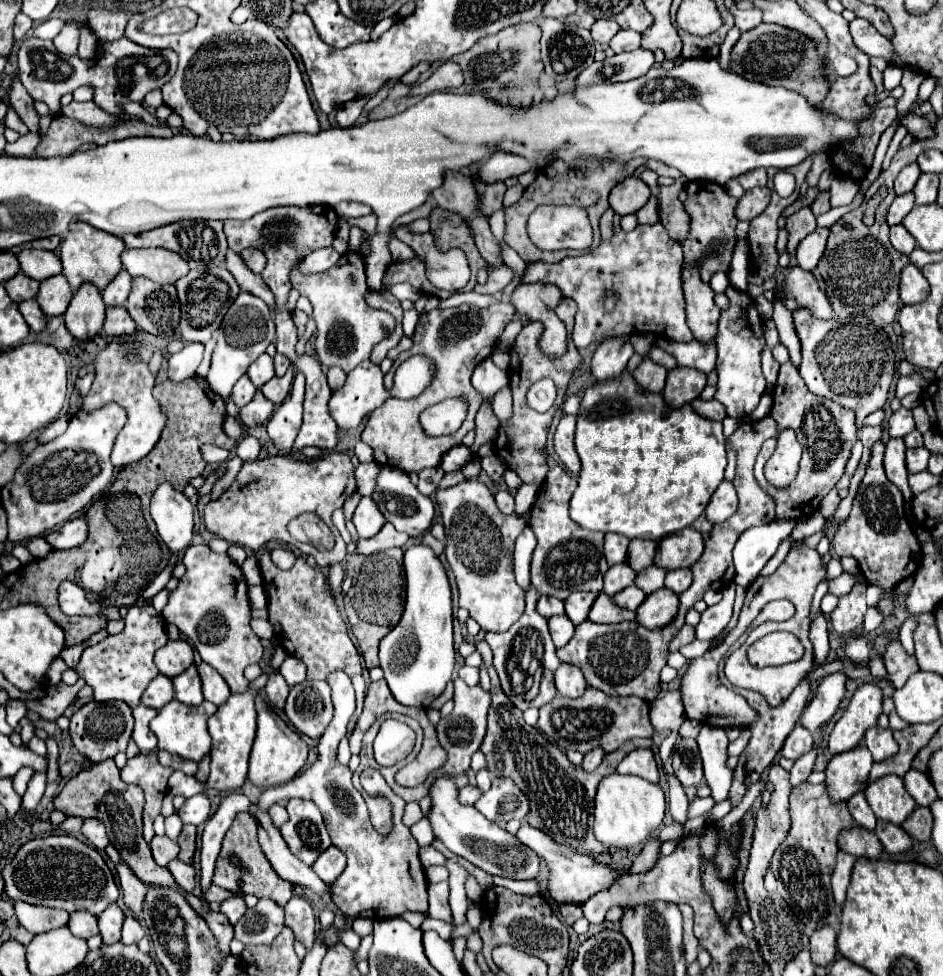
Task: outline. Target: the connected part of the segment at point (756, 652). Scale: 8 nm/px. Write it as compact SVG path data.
M772 632L760 640L756 640L748 650L748 660L756 668L778 666L800 660L804 654L800 640L790 632Z

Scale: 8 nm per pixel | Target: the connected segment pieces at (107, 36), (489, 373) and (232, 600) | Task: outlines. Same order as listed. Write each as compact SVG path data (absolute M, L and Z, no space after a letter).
M90 10L88 20L90 28L100 40L118 40L124 36L124 28L128 22L130 14L128 12L118 12L118 10Z
M486 358L484 362L476 364L472 374L472 384L482 394L484 400L490 400L500 388L508 386L508 372L500 370L492 362L492 358Z
M206 544L188 546L182 562L186 564L186 574L180 578L178 588L170 592L168 606L162 610L164 620L178 626L178 630L194 644L200 658L216 668L234 694L250 692L244 668L260 662L262 644L248 626L250 608L242 570L230 562L228 554L216 554Z

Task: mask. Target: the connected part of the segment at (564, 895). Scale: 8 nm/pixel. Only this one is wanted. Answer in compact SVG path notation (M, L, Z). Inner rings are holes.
M522 824L516 838L524 846L532 848L548 864L546 892L558 904L584 904L594 894L598 894L600 890L608 890L616 880L620 880L620 874L616 870L612 870L610 866L600 864L600 862L596 862L594 858L590 858L586 854L578 854L572 848L564 848L564 846L556 844L548 834L544 834L538 828L532 828L530 824Z

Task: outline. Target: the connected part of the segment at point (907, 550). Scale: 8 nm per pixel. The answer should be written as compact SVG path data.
M878 440L872 446L872 456L866 468L866 476L862 478L850 516L838 526L832 538L832 550L836 556L852 556L858 560L858 568L868 584L882 586L890 590L894 584L912 576L922 564L922 546L916 540L906 514L904 514L904 498L902 492L886 478L882 468L884 458L884 442Z

